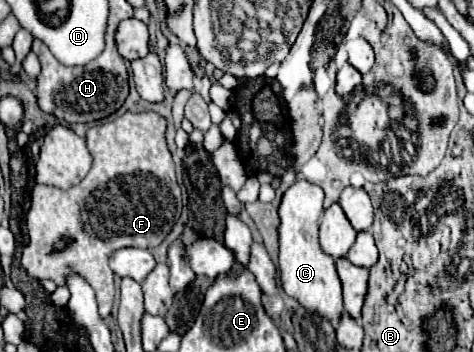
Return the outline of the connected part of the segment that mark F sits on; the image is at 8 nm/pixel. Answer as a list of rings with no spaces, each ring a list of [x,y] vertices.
[[[128,111],[114,121],[94,125],[86,133],[88,151],[94,157],[94,163],[88,175],[78,185],[70,187],[64,193],[58,193],[56,187],[34,185],[32,205],[26,215],[30,243],[22,249],[22,267],[30,277],[36,277],[36,279],[48,277],[56,285],[64,285],[62,281],[64,273],[68,271],[68,267],[72,267],[94,287],[100,315],[102,317],[110,315],[112,303],[114,303],[114,273],[108,267],[110,255],[120,247],[142,247],[142,249],[158,247],[164,241],[164,237],[170,233],[170,229],[174,227],[182,211],[180,187],[176,185],[174,163],[166,147],[164,129],[166,129],[166,121],[152,111],[148,113]]]

